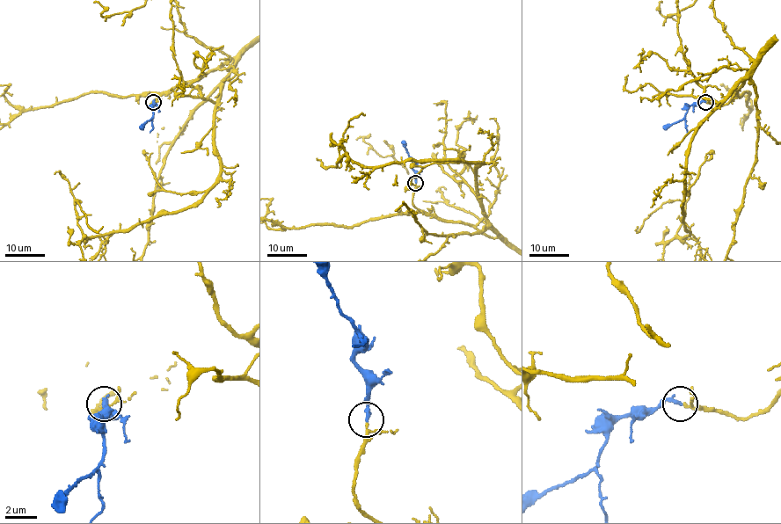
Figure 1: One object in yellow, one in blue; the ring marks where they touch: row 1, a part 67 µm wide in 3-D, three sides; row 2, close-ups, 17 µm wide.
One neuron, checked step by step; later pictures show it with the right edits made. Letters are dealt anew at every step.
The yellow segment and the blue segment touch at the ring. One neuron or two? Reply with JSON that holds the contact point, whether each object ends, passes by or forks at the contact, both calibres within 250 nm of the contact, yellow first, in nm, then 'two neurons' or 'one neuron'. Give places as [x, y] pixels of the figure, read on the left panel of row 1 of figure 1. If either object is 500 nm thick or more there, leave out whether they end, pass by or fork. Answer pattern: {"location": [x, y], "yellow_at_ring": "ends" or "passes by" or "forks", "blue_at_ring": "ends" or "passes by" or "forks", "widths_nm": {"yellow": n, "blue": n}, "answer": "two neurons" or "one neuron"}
{"location": [153, 102], "yellow_at_ring": "passes by", "blue_at_ring": "ends", "widths_nm": {"yellow": 150, "blue": 240}, "answer": "one neuron"}

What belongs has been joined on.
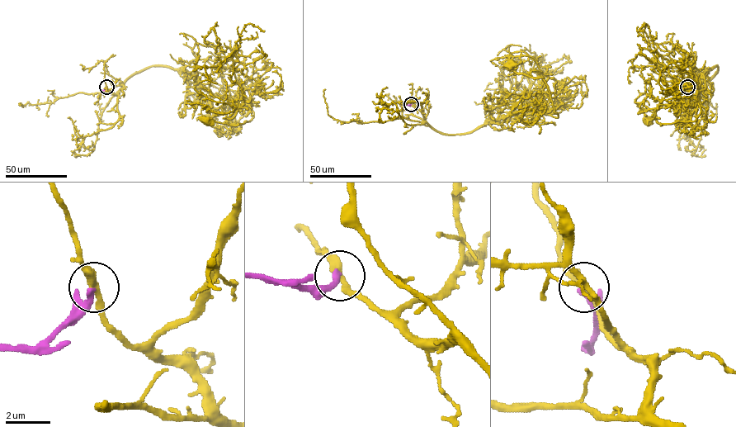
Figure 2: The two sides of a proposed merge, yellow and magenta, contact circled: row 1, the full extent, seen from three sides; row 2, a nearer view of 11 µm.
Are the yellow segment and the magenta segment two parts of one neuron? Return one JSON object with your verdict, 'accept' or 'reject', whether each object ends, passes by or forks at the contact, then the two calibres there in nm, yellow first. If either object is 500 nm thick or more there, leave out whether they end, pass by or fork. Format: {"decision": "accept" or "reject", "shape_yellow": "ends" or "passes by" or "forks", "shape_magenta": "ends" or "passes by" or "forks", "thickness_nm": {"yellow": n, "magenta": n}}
{"decision": "reject", "shape_yellow": "passes by", "shape_magenta": "ends", "thickness_nm": {"yellow": 340, "magenta": 240}}

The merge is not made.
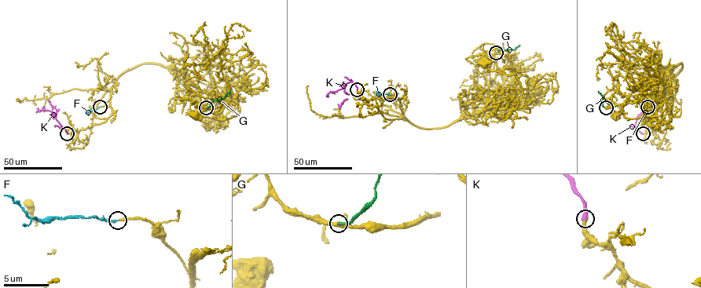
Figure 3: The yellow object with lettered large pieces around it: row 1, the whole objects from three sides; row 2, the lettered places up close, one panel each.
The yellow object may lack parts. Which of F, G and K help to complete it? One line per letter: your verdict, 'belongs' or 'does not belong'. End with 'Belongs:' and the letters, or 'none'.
F: belongs
G: does not belong
K: belongs
Belongs: F, K

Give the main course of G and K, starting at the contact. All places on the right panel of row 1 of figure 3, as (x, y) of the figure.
G: (607, 108), (602, 105), (603, 96), (598, 91)
K: (643, 133), (636, 127), (636, 120), (640, 115), (645, 114), (660, 103), (657, 100)

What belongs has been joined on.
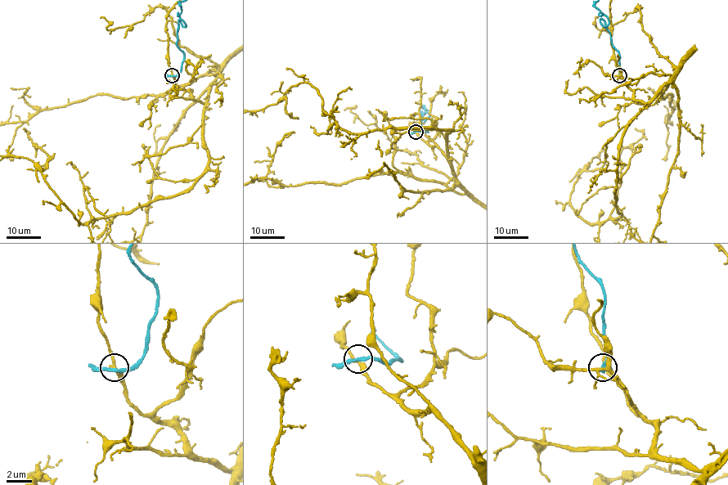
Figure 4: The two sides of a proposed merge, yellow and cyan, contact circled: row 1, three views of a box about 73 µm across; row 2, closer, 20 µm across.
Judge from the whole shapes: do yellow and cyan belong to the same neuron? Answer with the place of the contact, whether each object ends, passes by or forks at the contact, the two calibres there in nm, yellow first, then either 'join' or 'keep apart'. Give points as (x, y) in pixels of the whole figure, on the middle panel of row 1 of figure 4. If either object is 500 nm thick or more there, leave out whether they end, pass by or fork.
place (415, 132); yellow passes by; cyan passes by; calibres 260 and 280 nm; keep apart

